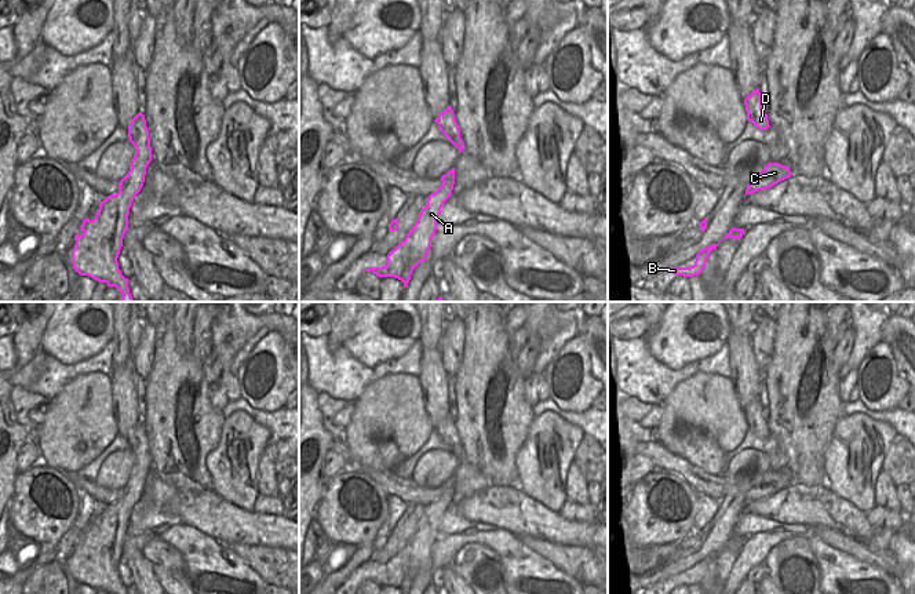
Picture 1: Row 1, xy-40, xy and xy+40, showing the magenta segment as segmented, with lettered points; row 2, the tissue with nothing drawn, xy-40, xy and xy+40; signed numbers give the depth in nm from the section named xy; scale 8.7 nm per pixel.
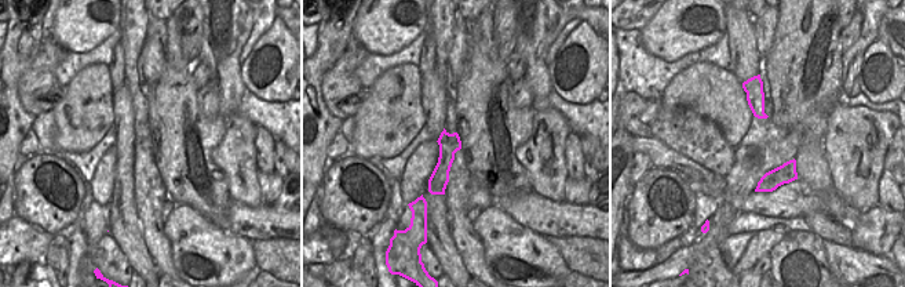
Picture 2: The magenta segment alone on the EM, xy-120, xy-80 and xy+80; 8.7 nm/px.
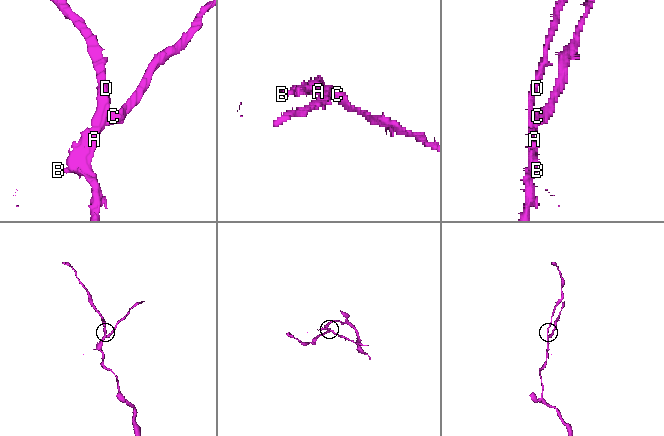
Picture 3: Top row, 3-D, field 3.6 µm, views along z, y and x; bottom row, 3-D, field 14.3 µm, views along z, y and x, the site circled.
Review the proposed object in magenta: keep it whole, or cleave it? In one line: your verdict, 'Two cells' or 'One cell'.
Two cells.

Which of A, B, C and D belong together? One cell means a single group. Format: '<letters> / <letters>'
A B D / C

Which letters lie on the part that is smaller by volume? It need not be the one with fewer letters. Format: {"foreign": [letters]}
{"foreign": ["C"]}

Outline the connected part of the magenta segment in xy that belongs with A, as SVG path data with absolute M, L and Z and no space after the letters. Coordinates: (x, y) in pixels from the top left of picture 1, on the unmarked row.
M455 477L441 485L442 493L427 506L426 515L420 520L416 532L393 560L389 561L386 573L368 576L378 586L394 586L408 594L413 577L426 569L431 547L437 539L437 528L444 511L451 506L455 493Z

